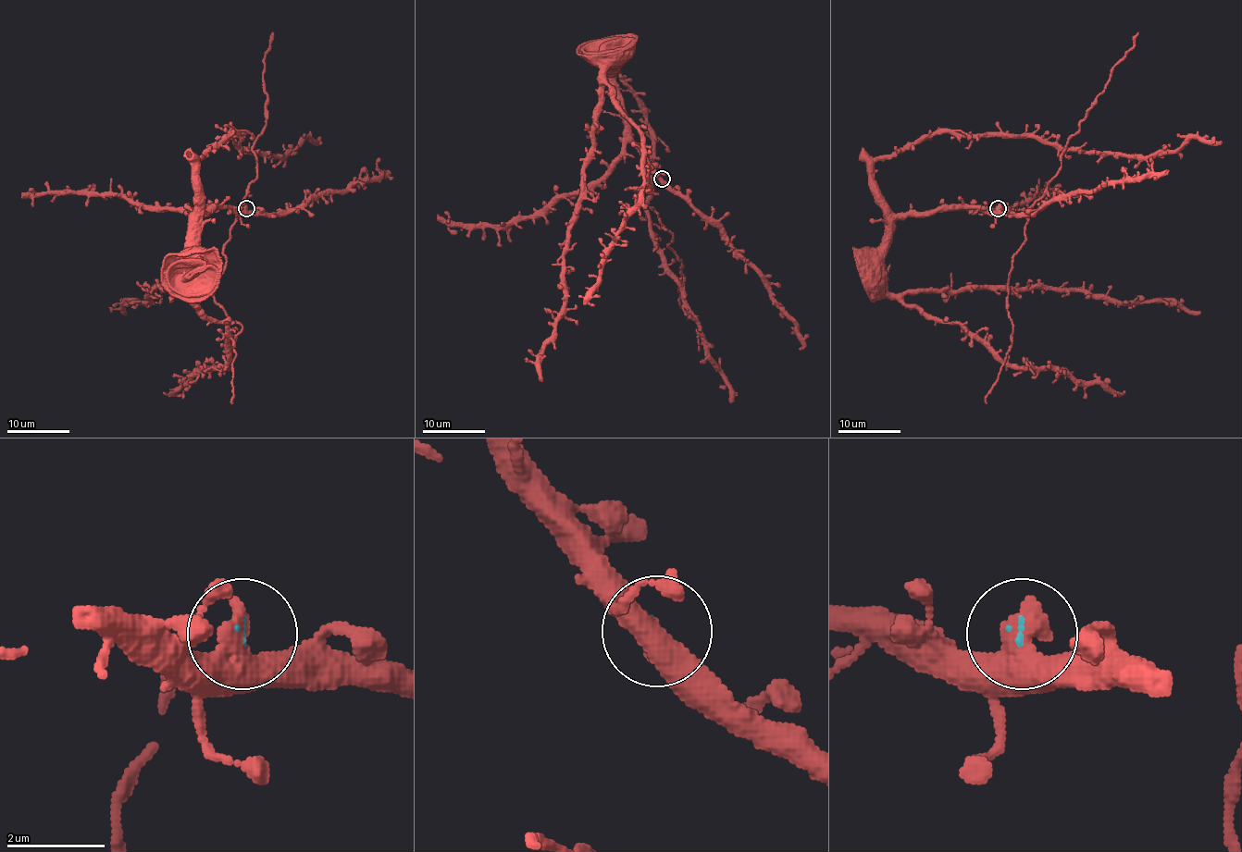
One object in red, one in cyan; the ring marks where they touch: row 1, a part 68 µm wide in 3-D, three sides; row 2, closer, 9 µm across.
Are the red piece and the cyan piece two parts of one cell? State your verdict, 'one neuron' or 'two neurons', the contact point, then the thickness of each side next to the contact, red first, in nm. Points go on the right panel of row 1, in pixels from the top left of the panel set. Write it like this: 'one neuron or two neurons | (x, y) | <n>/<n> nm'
one neuron | (998, 208) | 500/50 nm

